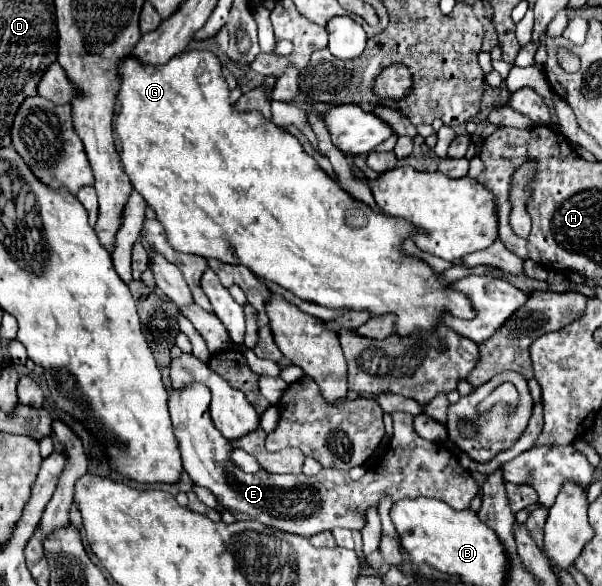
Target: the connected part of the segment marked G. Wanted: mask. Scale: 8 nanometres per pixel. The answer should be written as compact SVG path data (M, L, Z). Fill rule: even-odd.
M199 49L183 51L175 57L171 57L169 63L165 63L165 65L147 65L147 63L137 61L137 57L133 57L133 55L123 59L119 63L119 93L117 93L117 101L115 101L115 131L117 131L119 141L121 141L121 143L117 143L117 147L119 147L119 157L121 157L123 169L129 175L133 189L137 193L141 193L141 197L147 201L147 205L155 211L157 221L163 225L165 237L175 251L201 255L205 259L215 257L215 259L219 259L223 263L231 263L231 265L245 265L253 273L257 273L259 277L281 285L283 289L291 291L299 299L313 301L313 303L323 305L323 307L369 309L373 315L395 313L397 315L397 327L395 327L397 335L411 335L417 329L427 329L427 331L433 329L441 321L443 311L449 311L451 315L463 317L463 319L475 317L475 311L471 309L469 301L463 299L463 293L451 291L449 287L445 287L427 263L413 259L413 257L407 257L401 251L401 241L411 235L411 225L407 225L407 221L403 221L399 217L387 217L387 215L375 213L365 203L359 203L357 199L353 199L349 193L345 193L339 187L337 181L333 181L315 163L315 159L309 153L305 153L305 149L301 147L297 137L293 137L283 127L277 127L273 121L265 119L259 111L239 111L235 107L235 103L229 101L229 85L227 85L225 77L221 75L221 61L211 51L199 51Z

